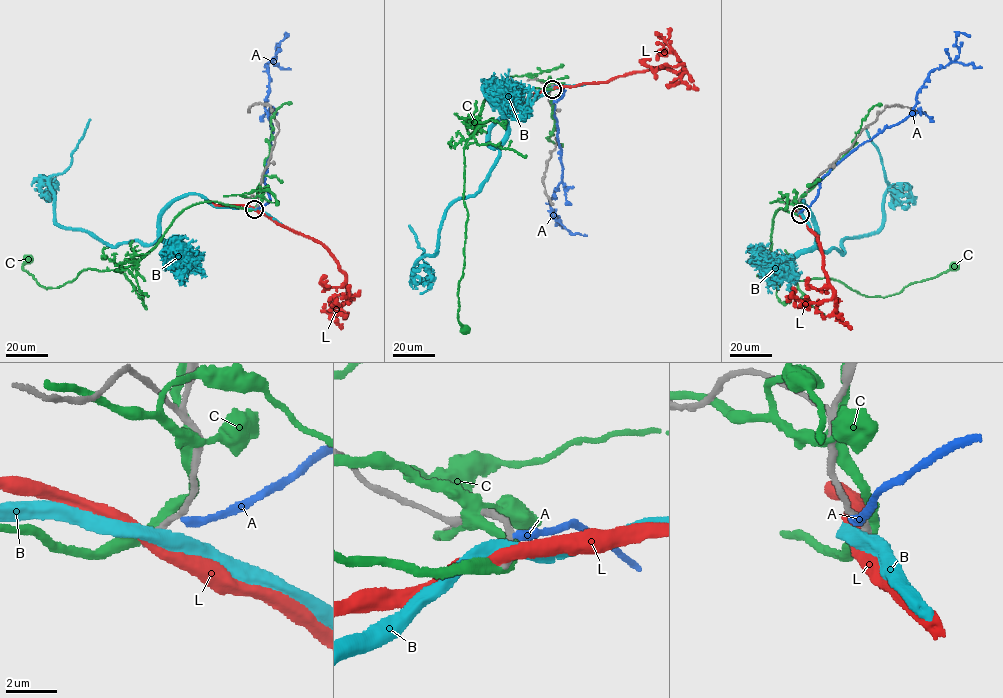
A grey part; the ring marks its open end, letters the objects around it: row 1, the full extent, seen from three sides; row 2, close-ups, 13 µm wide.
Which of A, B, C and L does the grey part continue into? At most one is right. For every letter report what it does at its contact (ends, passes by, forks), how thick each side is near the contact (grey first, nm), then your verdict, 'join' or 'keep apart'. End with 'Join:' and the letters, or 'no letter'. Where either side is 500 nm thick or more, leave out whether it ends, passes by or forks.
A: it ends; calibres 220 and 320 nm; keep apart
B: calibres 360 and 500 nm; keep apart
C: it passes by; calibres 340 and 340 nm; keep apart
L: it passes by; calibres 320 and 460 nm; keep apart
Join: no letter

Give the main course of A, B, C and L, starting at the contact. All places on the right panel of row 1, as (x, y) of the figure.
A: (799, 212), (811, 204), (832, 167), (910, 114), (929, 73), (959, 55), (956, 35), (970, 35)
B: (800, 213), (804, 201), (816, 245), (842, 254), (843, 239), (875, 234), (880, 227), (888, 183), (865, 127)
C: (801, 213), (780, 208), (772, 220), (771, 256), (789, 280), (830, 278), (863, 295), (886, 297), (954, 266)
L: (800, 214), (818, 235), (823, 269), (833, 292), (831, 299), (808, 304), (806, 308), (803, 305), (806, 297)

